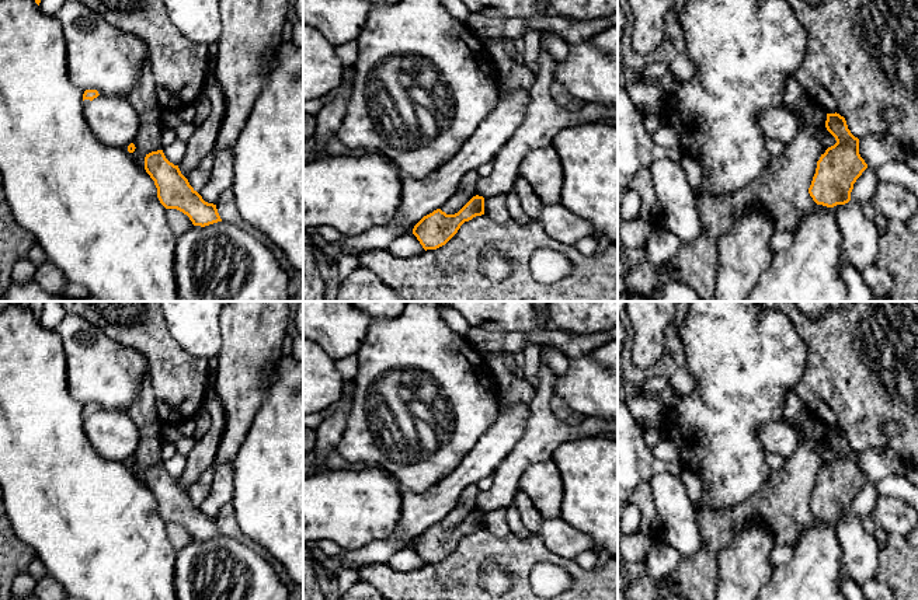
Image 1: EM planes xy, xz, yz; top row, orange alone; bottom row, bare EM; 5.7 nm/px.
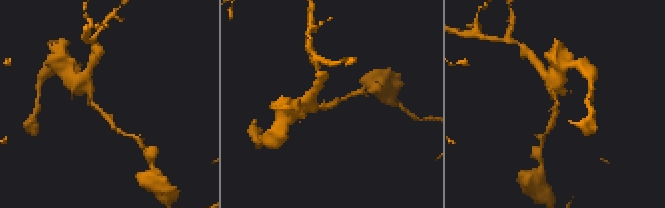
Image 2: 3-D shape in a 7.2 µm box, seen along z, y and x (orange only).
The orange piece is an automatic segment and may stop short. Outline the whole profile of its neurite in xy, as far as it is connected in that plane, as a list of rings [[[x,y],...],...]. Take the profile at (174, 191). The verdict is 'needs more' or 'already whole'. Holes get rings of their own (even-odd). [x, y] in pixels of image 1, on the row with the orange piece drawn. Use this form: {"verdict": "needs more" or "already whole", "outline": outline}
{"verdict": "already whole", "outline": [[[163,150],[146,154],[145,170],[154,181],[157,198],[166,209],[182,212],[194,226],[205,227],[222,221],[216,205],[202,199],[181,174],[178,165],[166,158]]]}

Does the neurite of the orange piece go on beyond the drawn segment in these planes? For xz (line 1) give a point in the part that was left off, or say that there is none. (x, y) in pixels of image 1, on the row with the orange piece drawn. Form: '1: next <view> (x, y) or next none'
1: next none

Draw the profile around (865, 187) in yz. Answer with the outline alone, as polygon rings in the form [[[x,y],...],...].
[[[867,167],[853,184],[851,200],[862,205],[869,203],[869,200],[874,196],[879,182],[874,167]]]

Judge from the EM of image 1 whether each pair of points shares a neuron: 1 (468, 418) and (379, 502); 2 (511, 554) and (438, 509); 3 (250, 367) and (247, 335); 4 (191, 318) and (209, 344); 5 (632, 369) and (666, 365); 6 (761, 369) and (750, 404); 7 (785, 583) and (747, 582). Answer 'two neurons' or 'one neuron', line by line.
1: two neurons
2: two neurons
3: one neuron
4: one neuron
5: one neuron
6: one neuron
7: two neurons

